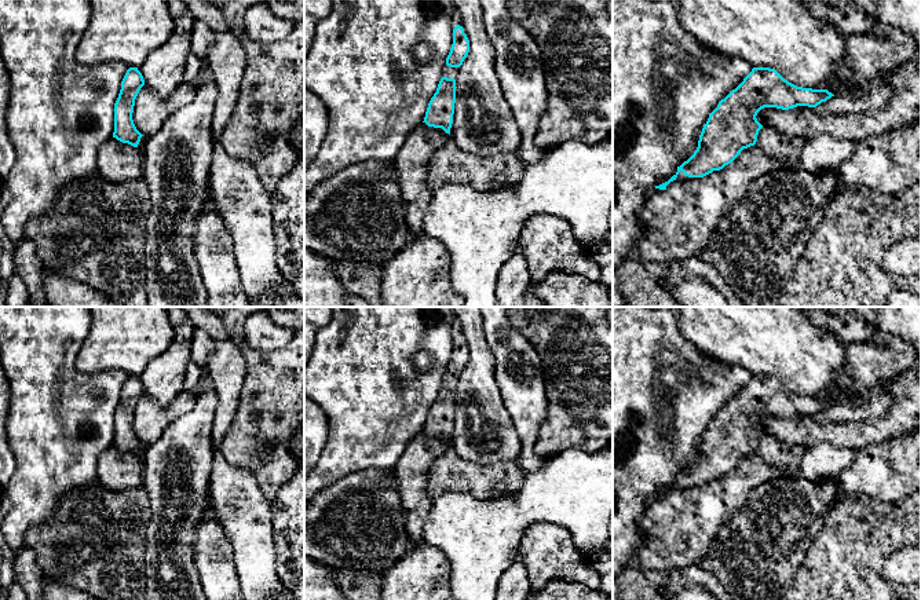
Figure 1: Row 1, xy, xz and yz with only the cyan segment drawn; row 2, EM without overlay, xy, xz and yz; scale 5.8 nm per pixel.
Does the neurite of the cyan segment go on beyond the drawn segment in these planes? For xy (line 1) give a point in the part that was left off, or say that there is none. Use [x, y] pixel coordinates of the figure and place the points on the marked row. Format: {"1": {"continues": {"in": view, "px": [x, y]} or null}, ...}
{"1": {"continues": null}}

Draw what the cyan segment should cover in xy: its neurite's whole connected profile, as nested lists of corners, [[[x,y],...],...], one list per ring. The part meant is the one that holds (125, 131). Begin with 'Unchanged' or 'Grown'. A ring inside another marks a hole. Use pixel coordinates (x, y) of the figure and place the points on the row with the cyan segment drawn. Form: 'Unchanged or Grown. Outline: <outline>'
Unchanged. Outline: [[[129,67],[121,81],[121,89],[114,103],[113,138],[134,147],[138,147],[143,136],[132,120],[135,99],[143,85],[145,80],[138,67]]]

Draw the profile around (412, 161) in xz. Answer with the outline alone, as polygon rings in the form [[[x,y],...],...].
[[[421,122],[406,139],[394,162],[398,171],[399,198],[406,211],[406,223],[413,239],[424,234],[423,217],[430,205],[432,189],[427,171],[434,154],[450,139],[442,128]]]

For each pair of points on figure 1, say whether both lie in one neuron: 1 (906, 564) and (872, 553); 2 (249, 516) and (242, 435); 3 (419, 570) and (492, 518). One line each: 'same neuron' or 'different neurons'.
1: different neurons
2: different neurons
3: different neurons

